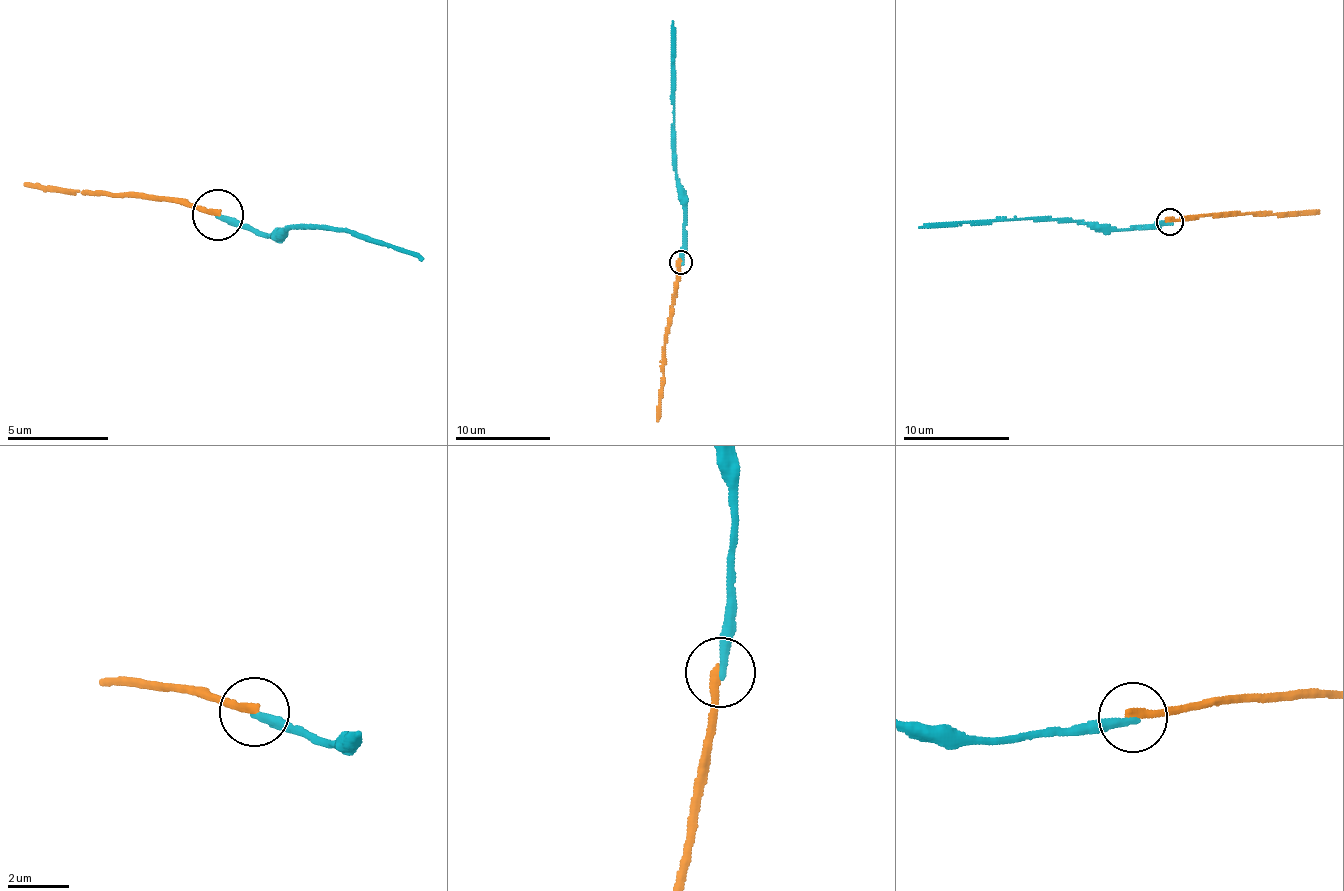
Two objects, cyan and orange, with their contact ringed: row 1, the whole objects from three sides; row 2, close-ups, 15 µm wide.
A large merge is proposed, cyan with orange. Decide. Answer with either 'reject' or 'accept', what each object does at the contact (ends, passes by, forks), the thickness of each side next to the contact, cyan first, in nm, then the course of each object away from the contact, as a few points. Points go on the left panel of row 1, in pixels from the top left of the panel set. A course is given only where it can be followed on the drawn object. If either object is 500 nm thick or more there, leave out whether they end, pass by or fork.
reject | cyan ends | orange ends | 260/260 nm | cyan via (217, 213), (283, 240), (284, 229), (330, 227), (423, 260) | orange via (217, 213), (181, 200), (25, 186)

